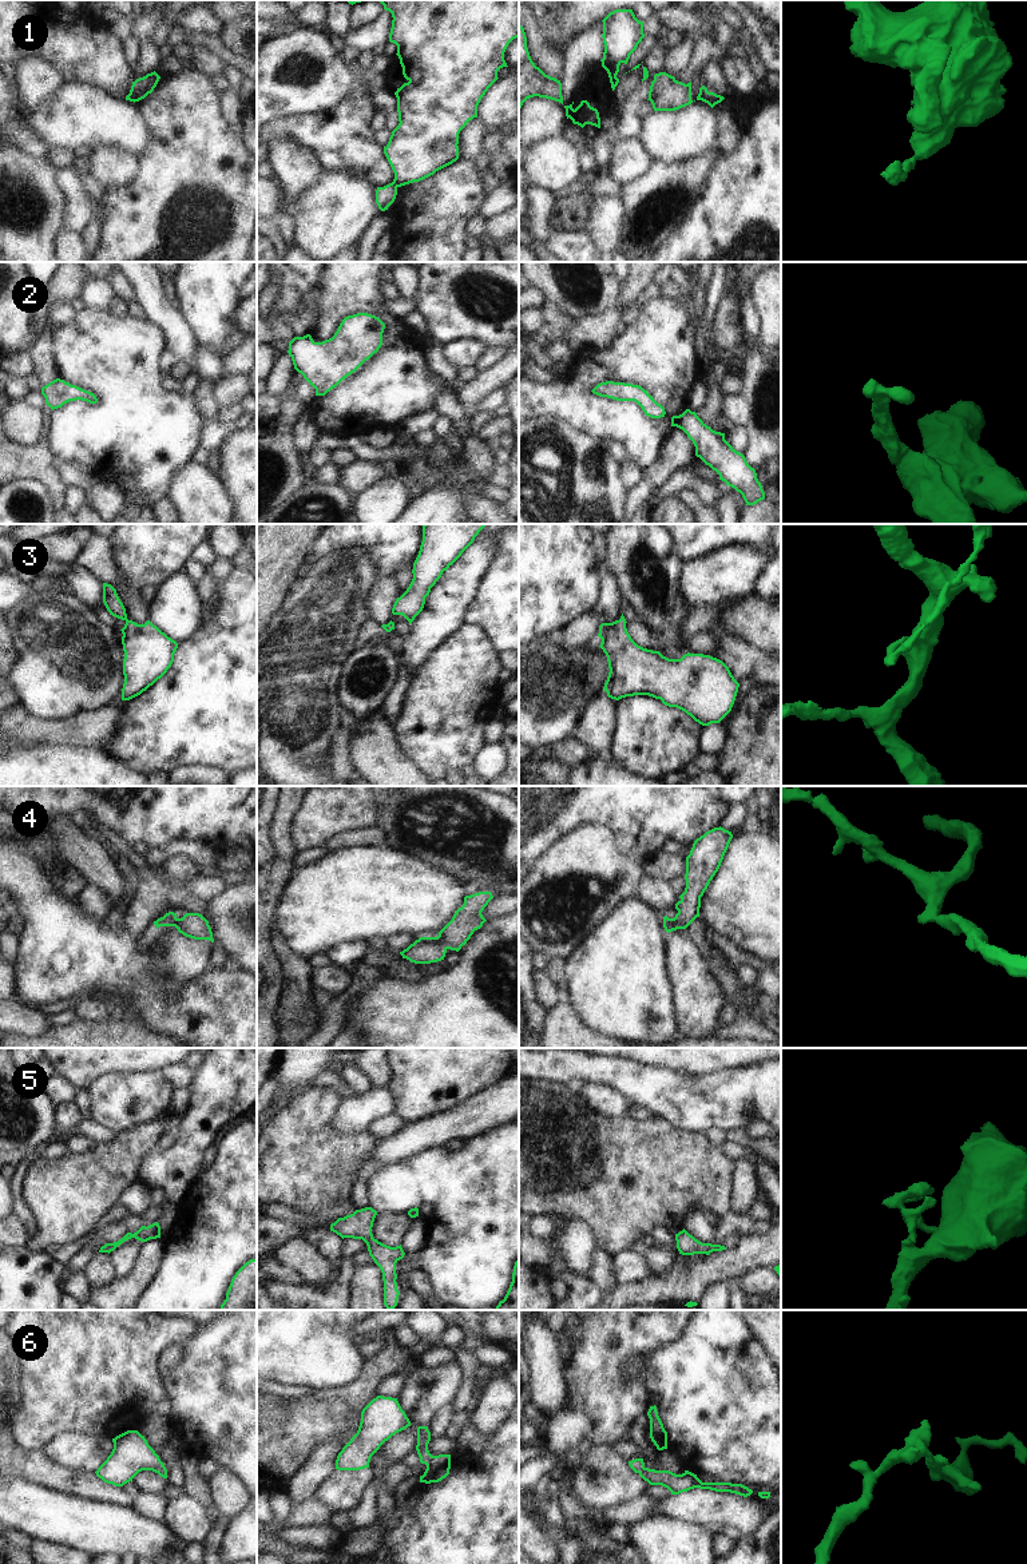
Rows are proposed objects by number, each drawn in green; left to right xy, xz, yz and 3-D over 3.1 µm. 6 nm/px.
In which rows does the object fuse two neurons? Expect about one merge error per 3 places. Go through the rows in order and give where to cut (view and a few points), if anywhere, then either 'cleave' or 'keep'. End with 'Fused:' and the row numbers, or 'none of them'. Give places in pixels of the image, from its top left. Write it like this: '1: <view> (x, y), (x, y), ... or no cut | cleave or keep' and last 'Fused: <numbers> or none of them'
1: xz (392, 182), (397, 186) | cleave
2: no cut | keep
3: no cut | keep
4: no cut | keep
5: no cut | keep
6: no cut | keep
Fused: 1

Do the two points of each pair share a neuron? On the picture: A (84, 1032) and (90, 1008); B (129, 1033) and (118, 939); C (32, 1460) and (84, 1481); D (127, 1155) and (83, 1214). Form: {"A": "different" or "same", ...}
{"A": "different", "B": "different", "C": "same", "D": "same"}

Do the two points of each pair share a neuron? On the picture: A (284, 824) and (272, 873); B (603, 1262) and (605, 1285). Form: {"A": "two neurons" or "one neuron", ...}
{"A": "one neuron", "B": "one neuron"}

